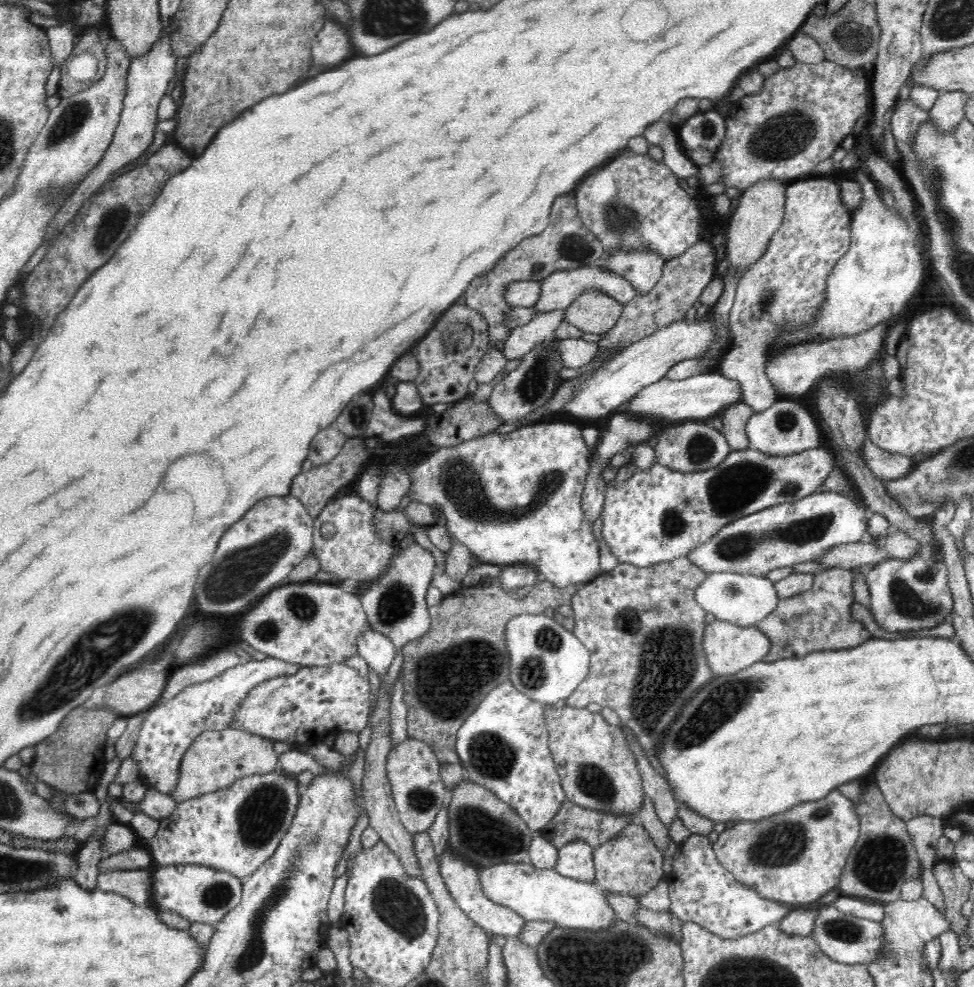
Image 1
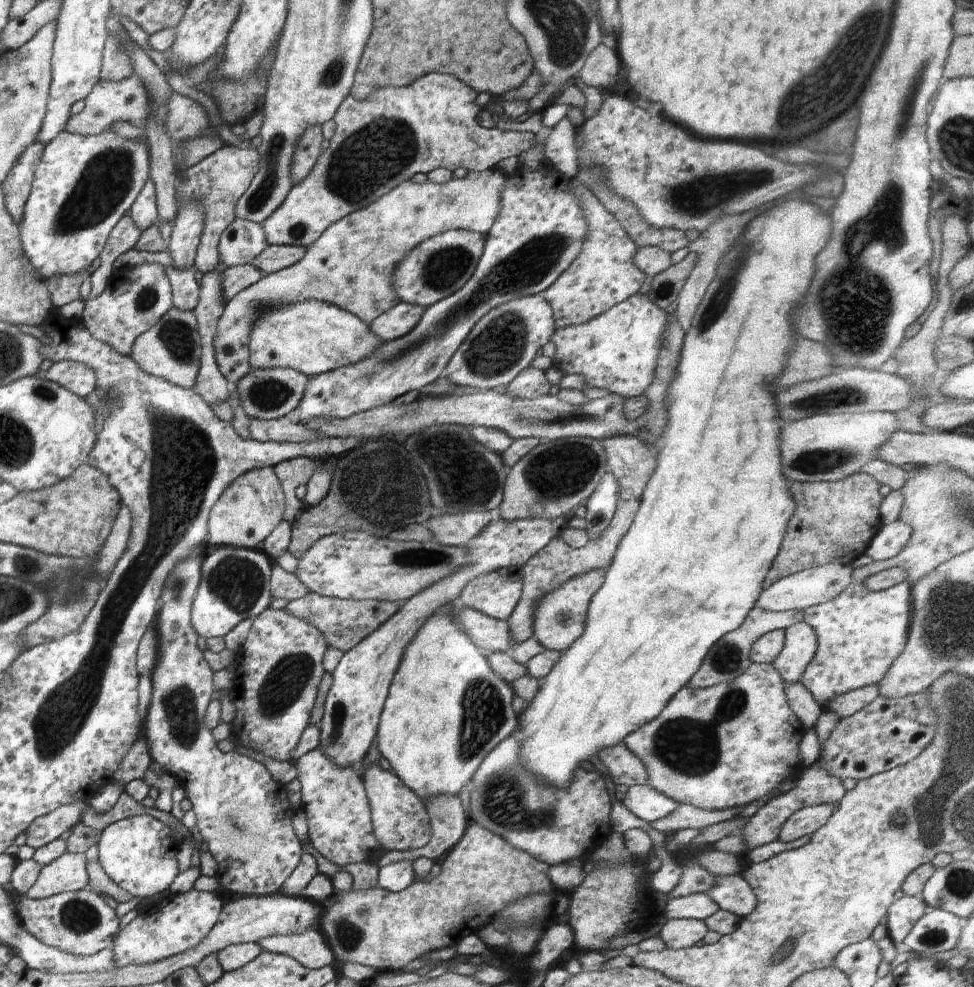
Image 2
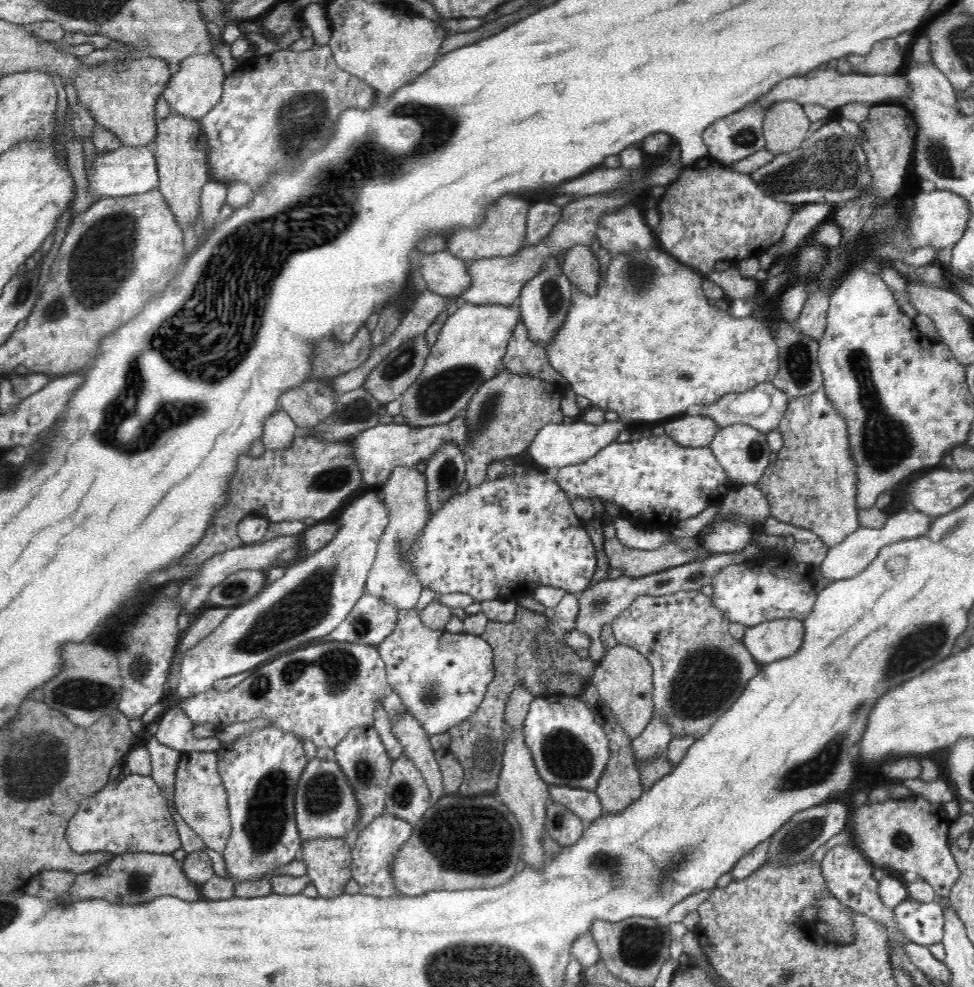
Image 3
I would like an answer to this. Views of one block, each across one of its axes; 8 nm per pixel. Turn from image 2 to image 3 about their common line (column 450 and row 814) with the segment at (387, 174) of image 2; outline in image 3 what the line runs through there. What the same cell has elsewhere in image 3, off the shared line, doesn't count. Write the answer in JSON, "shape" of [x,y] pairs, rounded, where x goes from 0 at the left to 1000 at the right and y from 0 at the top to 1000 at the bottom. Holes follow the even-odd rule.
{"shape":[[[133,783],[119,795],[110,794],[93,807],[82,813],[80,821],[71,831],[67,841],[67,848],[73,860],[80,865],[98,864],[109,862],[115,866],[126,866],[127,864],[158,864],[176,865],[185,858],[183,838],[177,830],[172,814],[155,786],[146,786]]]}

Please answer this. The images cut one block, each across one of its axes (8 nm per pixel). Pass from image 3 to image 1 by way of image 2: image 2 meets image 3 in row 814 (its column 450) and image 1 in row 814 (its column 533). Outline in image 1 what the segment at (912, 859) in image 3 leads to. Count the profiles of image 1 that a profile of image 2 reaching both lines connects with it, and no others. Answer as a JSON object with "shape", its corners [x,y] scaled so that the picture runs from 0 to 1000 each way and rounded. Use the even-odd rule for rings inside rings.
{"shape":[[[899,792],[888,793],[885,797],[885,811],[878,813],[878,822],[882,829],[882,847],[877,859],[871,866],[859,901],[862,906],[883,908],[900,914],[912,915],[924,911],[926,897],[946,886],[945,870],[928,830],[920,827],[912,817],[906,801]]]}

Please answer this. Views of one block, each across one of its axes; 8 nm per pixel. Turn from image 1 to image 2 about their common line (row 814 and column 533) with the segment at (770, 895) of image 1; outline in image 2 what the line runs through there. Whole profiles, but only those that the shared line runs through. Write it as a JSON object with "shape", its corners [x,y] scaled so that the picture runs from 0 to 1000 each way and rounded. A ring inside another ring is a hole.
{"shape":[[[532,745],[522,746],[515,750],[513,756],[509,755],[493,773],[493,776],[489,779],[489,782],[485,785],[485,801],[483,802],[483,820],[480,829],[484,833],[491,834],[497,839],[503,841],[507,845],[514,847],[522,855],[525,855],[529,860],[540,862],[543,866],[546,866],[550,871],[559,872],[565,876],[578,874],[579,872],[588,873],[589,870],[595,870],[598,867],[605,866],[610,863],[620,853],[622,847],[624,847],[629,841],[627,837],[627,810],[626,802],[624,802],[624,796],[622,796],[622,790],[620,785],[614,781],[604,781],[593,777],[590,783],[587,785],[586,793],[582,797],[573,798],[567,793],[557,791],[552,785],[547,785],[537,774],[534,768],[534,756],[535,752]]]}

